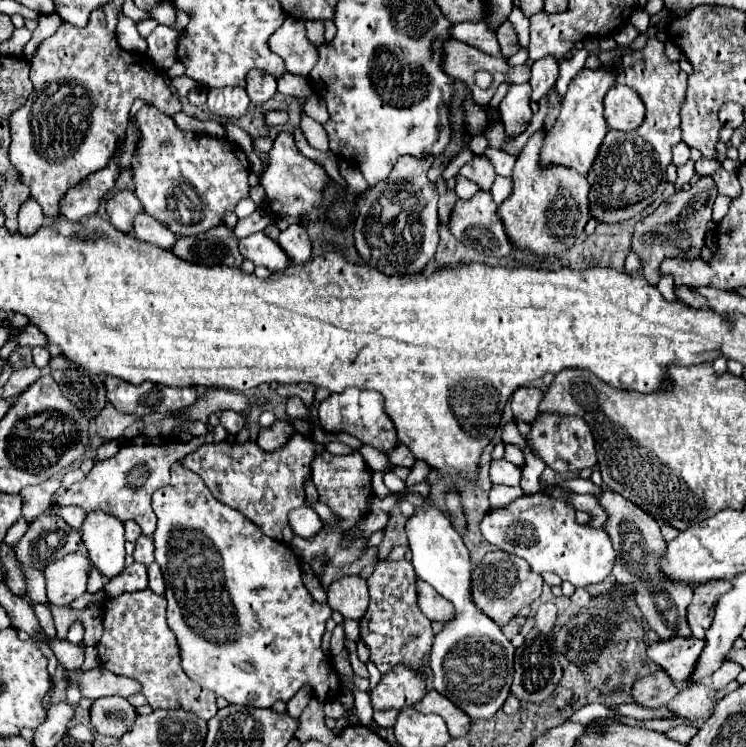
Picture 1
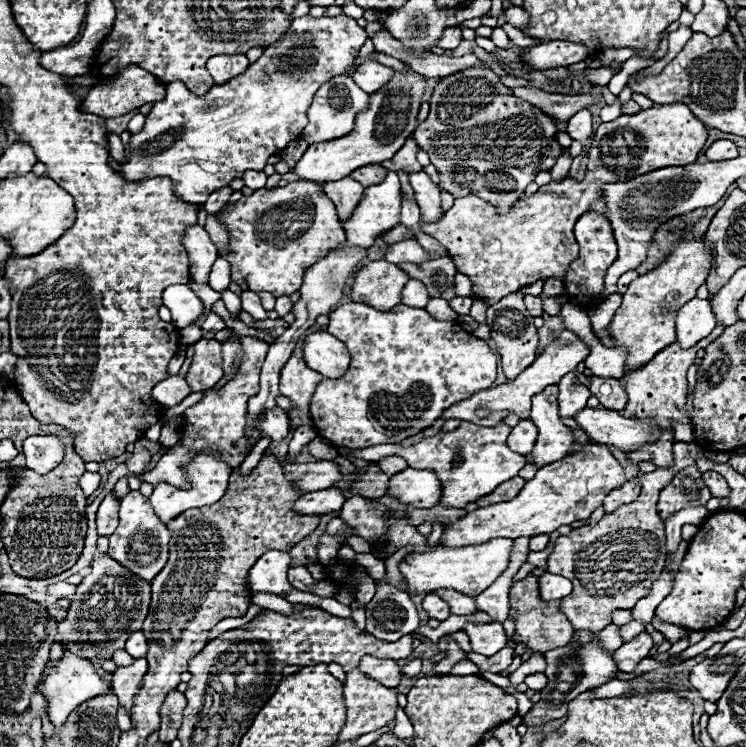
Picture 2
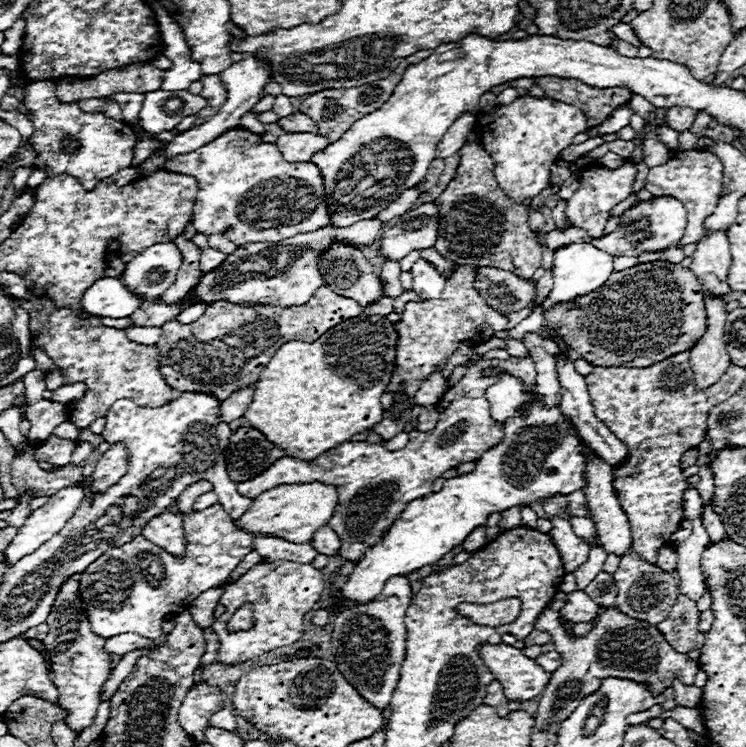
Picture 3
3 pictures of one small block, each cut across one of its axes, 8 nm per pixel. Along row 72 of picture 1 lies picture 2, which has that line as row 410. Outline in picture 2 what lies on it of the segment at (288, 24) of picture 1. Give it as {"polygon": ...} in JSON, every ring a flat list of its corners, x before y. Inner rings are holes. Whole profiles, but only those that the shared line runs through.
{"polygon":[[296,348,292,352,292,358,280,372,280,394,288,396,294,402,294,408,290,410,290,420,294,428,310,422,310,398,320,380,322,374,310,370,304,362,302,348]]}

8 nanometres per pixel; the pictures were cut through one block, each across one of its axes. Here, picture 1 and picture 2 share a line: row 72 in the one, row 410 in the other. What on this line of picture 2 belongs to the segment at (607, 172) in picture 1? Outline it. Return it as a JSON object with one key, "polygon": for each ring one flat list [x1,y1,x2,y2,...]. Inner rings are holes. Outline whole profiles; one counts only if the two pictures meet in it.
{"polygon":[[676,342,658,352,648,364,644,364,636,372,628,372,624,376,628,404,620,411,622,416,632,416,640,420,652,420,662,426,662,438,668,436,668,420,688,420,686,418,686,398,688,398,688,380,686,370,696,360,696,348,682,350]]}

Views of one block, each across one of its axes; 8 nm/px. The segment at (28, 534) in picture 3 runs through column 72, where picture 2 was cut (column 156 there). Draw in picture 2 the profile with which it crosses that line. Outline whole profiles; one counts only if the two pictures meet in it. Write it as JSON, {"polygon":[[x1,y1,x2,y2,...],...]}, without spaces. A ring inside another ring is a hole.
{"polygon":[[214,444,208,452,202,452,200,456,196,456,196,460,192,460,192,464,188,466,188,482,190,488,176,488,172,484,156,484,150,502,152,508,156,512,156,516,166,524,172,518,176,518,180,512,188,510,188,508,202,508,202,506,210,506,214,502,218,502,226,488,228,488,228,478,232,474,232,468,228,468,228,464,224,464,224,460,220,460,220,454,216,452],[212,450,212,452,210,452]]}

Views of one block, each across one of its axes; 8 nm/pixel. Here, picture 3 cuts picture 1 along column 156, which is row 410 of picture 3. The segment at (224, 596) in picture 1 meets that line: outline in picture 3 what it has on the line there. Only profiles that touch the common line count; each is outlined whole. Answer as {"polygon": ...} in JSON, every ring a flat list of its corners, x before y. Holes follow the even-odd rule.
{"polygon":[[500,372,498,382,488,386,486,398,492,418,504,422,504,440,486,450,478,462,474,462,476,468,470,474,448,478,440,492,418,498,406,506,382,542,368,548,360,564,354,566,354,572,342,586,348,600,370,602,392,576,410,574,438,562,444,554,462,544,474,528,484,526,492,512,500,514,512,506,526,506,530,502,540,504,554,494,568,496,586,488,586,458,582,454,586,442,578,436,562,408,546,408,544,398,534,394,526,416,518,416,516,410,520,404,528,402,528,394,524,392,524,382,510,372]]}

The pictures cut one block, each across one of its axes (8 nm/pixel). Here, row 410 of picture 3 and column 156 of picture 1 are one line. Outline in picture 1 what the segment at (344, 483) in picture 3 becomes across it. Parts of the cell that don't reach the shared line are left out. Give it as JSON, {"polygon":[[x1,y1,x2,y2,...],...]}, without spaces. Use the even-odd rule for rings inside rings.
{"polygon":[[136,436,124,446,120,446,118,454,108,460,96,460,94,468,86,474,82,482,72,484,68,490,56,496,56,502,64,508,70,504,82,506,86,512,104,510,108,514,118,516,120,520,134,520,146,538,152,538,156,530,156,514,152,512,150,498,154,490,166,486,170,482,170,466,176,460,182,460,186,454,194,452,198,446,208,442,206,436,194,436,190,442,168,442,168,444,150,444,146,436]]}

